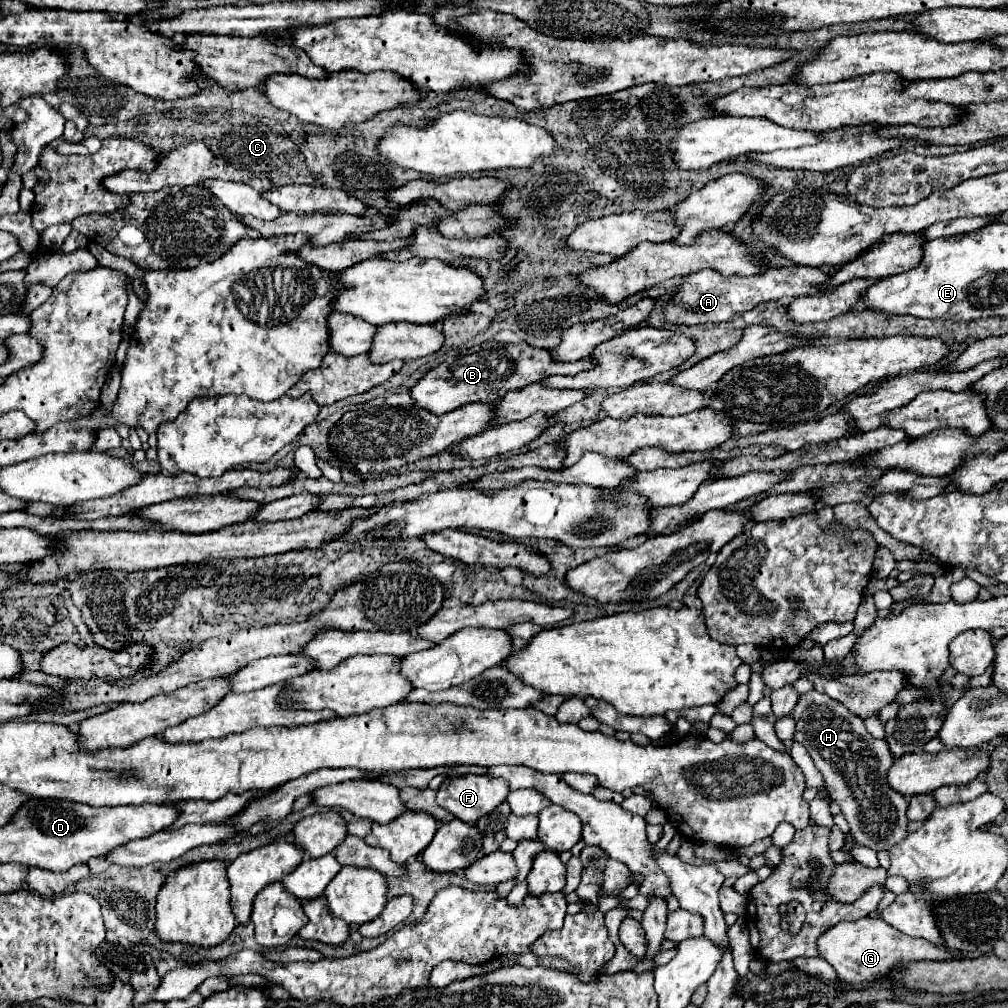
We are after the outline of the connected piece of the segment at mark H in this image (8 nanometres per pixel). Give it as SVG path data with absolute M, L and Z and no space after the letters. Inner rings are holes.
M803 693L791 715L797 725L793 741L807 747L815 767L825 779L825 785L829 785L829 793L833 793L833 801L839 803L857 843L873 851L887 851L893 845L899 845L909 833L909 821L905 817L907 801L885 785L885 773L893 763L893 755L885 741L873 739L861 717L853 717L853 713L825 693Z

